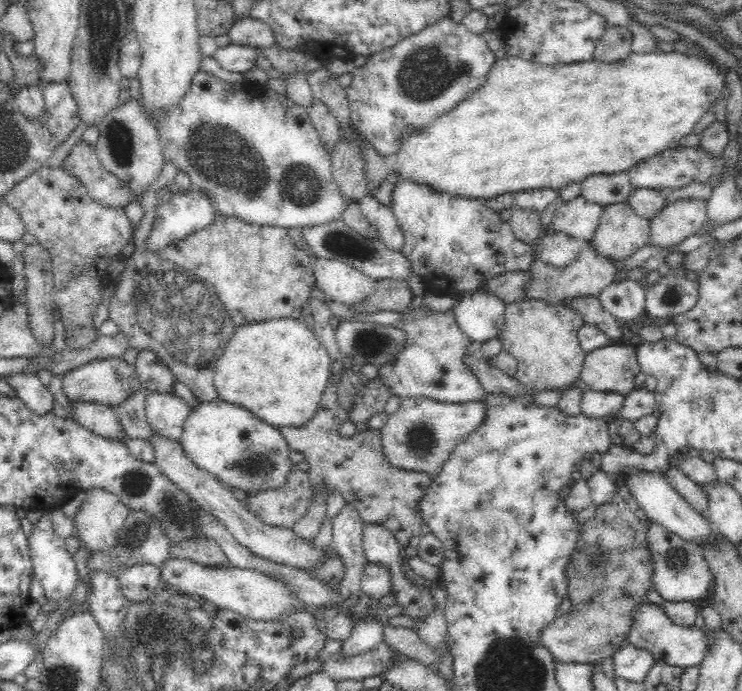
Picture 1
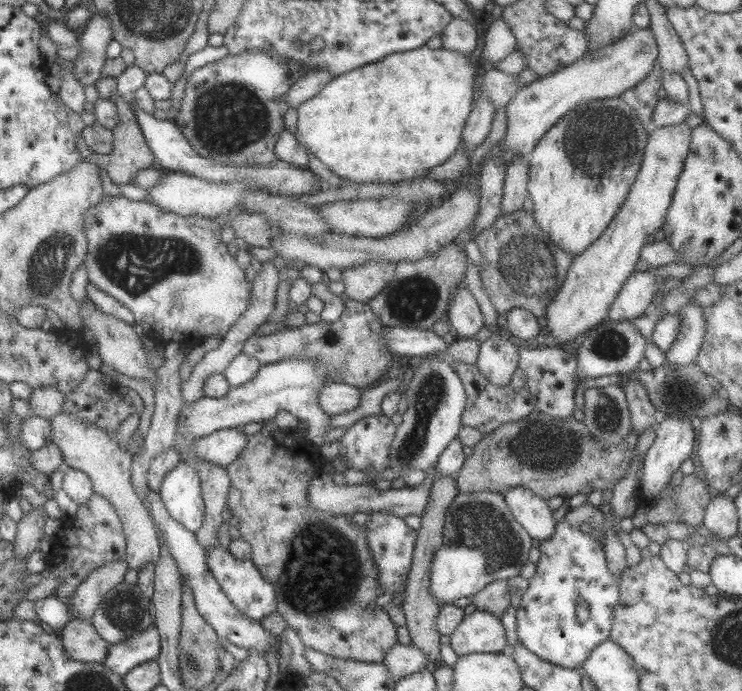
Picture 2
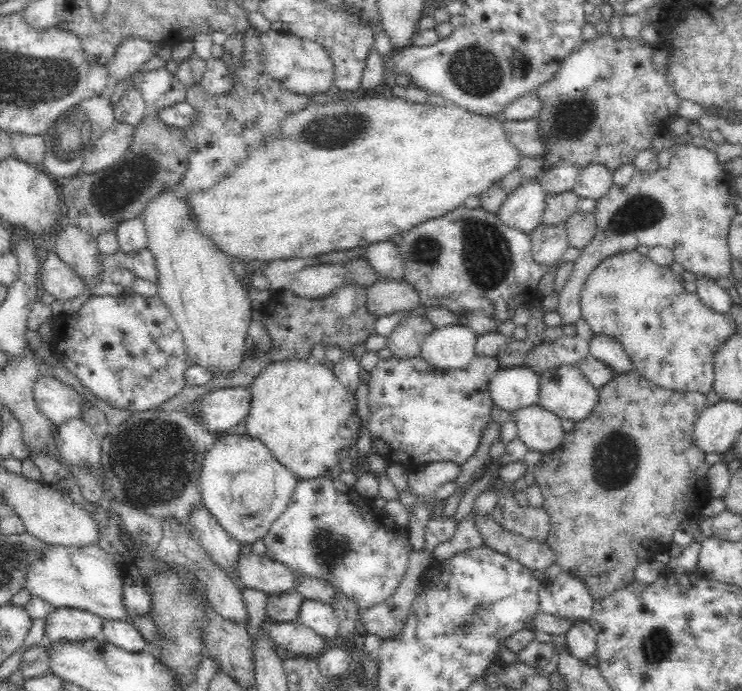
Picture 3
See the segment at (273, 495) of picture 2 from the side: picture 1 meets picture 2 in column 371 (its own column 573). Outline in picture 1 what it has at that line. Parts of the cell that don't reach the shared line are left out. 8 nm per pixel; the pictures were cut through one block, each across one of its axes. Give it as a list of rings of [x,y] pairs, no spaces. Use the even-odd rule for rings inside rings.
[[[613,476],[613,481],[616,485],[613,497],[599,505],[594,515],[581,525],[577,548],[573,550],[570,564],[566,566],[567,596],[572,605],[570,612],[556,618],[541,633],[541,644],[556,661],[594,664],[613,656],[626,641],[635,610],[648,602],[648,592],[653,590],[653,562],[646,544],[646,532],[651,520],[626,487],[624,476]]]

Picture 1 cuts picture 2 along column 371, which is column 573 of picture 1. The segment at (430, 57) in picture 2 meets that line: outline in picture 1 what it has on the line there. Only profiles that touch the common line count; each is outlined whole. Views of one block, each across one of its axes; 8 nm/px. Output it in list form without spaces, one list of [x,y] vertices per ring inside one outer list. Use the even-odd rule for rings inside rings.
[[[675,51],[668,53],[644,52],[642,54],[632,52],[624,60],[616,60],[611,63],[592,59],[574,64],[538,64],[517,56],[507,55],[493,64],[486,77],[486,84],[472,92],[466,100],[462,100],[462,104],[444,112],[442,116],[438,116],[432,124],[422,128],[420,132],[412,132],[400,139],[398,152],[389,157],[389,170],[390,173],[396,174],[397,178],[413,180],[416,184],[427,184],[436,192],[445,192],[450,196],[460,198],[483,200],[494,198],[499,194],[517,193],[530,189],[552,188],[558,190],[568,183],[579,183],[586,177],[597,173],[627,172],[642,160],[648,160],[666,150],[672,150],[675,142],[692,134],[695,124],[706,112],[713,110],[715,101],[721,96],[721,90],[726,86],[725,71],[701,52],[693,55]]]

